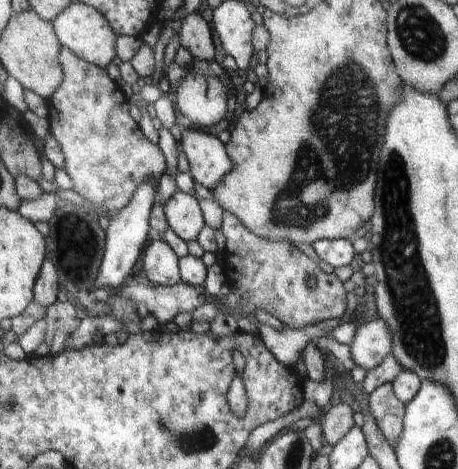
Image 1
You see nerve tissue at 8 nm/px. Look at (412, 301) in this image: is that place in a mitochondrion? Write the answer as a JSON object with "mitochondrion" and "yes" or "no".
{"mitochondrion":"yes"}

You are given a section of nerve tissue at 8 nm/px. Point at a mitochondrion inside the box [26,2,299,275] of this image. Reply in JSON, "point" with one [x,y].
{"point":[81,238]}

